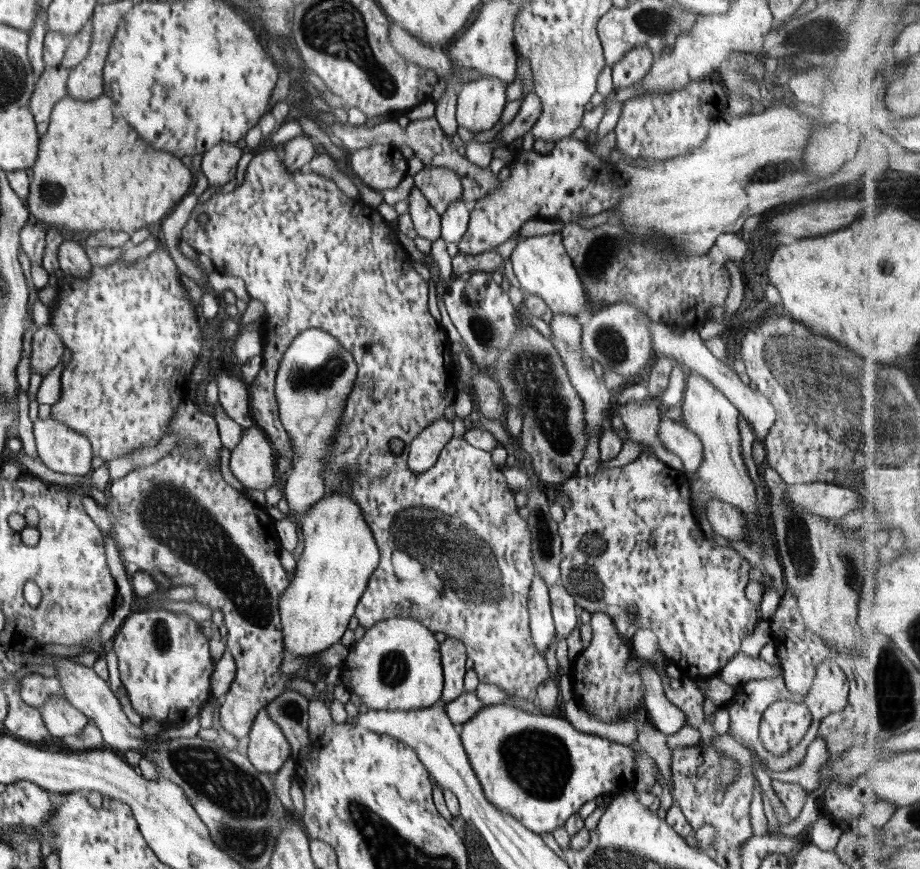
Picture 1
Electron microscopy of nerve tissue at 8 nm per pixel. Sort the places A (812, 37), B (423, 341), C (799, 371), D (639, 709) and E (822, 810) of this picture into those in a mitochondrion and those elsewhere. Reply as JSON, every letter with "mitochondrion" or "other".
{"A":"mitochondrion","B":"other","C":"mitochondrion","D":"other","E":"other"}

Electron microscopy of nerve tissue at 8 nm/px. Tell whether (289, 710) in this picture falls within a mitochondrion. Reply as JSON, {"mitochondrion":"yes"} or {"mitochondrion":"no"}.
{"mitochondrion":"yes"}

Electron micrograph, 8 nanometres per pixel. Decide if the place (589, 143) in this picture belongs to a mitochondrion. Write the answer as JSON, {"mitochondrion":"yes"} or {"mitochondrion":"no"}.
{"mitochondrion":"no"}

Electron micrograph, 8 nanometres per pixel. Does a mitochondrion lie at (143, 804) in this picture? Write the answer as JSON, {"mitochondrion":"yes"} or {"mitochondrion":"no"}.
{"mitochondrion":"no"}

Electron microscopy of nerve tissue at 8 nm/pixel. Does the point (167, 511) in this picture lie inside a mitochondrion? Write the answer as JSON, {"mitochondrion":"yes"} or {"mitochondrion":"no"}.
{"mitochondrion":"yes"}

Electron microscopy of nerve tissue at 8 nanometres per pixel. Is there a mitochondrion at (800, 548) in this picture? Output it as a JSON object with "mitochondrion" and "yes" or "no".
{"mitochondrion":"yes"}

